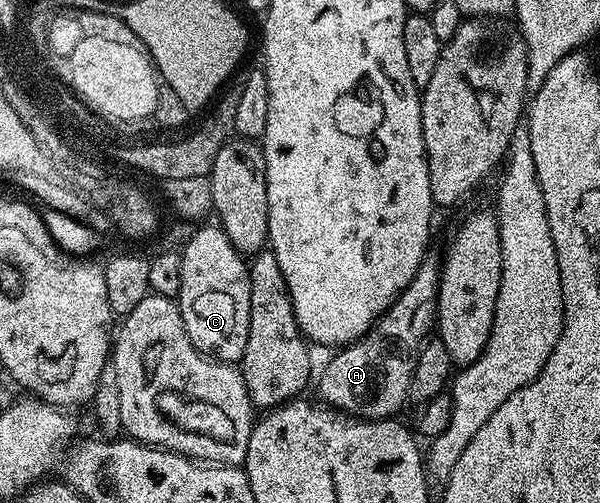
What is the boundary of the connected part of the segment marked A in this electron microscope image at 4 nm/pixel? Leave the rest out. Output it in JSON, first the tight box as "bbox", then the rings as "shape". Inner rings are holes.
{"bbox":[318,257,441,420],"shape":[[[424,257],[413,280],[378,322],[356,342],[336,349],[323,371],[318,371],[320,403],[359,420],[387,420],[398,415],[395,413],[411,392],[415,361],[437,322],[441,262],[431,257]]]}

